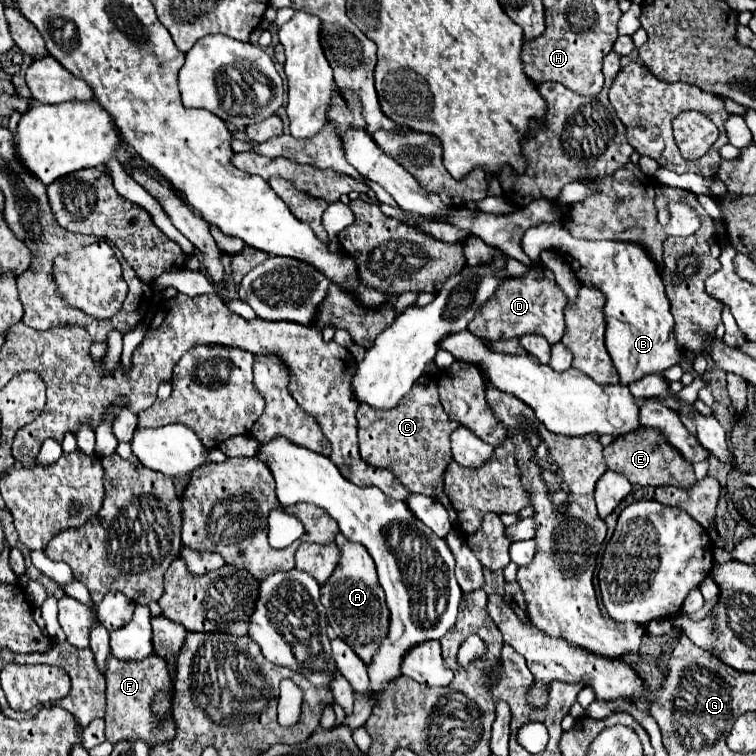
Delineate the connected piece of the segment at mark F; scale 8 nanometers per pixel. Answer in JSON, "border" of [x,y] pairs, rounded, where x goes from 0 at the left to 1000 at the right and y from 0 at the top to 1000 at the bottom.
{"border":[[[201,864],[198,869],[188,874],[159,874],[151,866],[143,866],[140,872],[140,978],[146,983],[159,980],[190,980],[196,988],[206,988],[209,983],[222,983],[233,972],[230,951],[209,951],[201,940],[201,927],[206,922],[206,914],[220,914],[228,909],[225,903],[225,888],[222,877]]]}

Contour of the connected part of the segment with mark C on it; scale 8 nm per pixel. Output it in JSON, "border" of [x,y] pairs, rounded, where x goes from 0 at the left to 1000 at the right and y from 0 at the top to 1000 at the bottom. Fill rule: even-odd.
{"border":[[[563,496],[563,501],[556,501],[556,507],[550,507],[550,512],[545,512],[545,517],[529,528],[529,536],[521,541],[508,541],[500,544],[495,538],[489,538],[487,533],[476,533],[474,546],[474,581],[476,581],[476,602],[481,610],[487,610],[495,618],[508,618],[516,620],[524,634],[545,652],[558,652],[566,657],[579,660],[587,649],[587,626],[593,612],[598,610],[598,594],[595,594],[595,575],[608,565],[603,557],[598,557],[579,528],[579,509],[574,507],[571,499]]]}

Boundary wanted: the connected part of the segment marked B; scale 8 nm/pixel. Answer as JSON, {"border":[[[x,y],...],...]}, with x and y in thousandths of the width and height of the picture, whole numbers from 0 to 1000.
{"border":[[[730,292],[701,300],[693,308],[690,329],[704,343],[704,351],[712,351],[717,329],[741,335],[754,353],[762,356],[770,377],[788,380],[802,390],[802,462],[820,496],[820,507],[831,509],[854,493],[876,493],[886,483],[902,478],[902,464],[889,440],[892,422],[878,388],[870,348],[854,327],[833,319],[759,316],[743,292]]]}

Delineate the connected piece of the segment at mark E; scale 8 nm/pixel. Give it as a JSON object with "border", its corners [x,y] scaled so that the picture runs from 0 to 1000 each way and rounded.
{"border":[[[849,565],[844,573],[836,575],[823,575],[815,578],[804,591],[799,591],[799,607],[804,620],[823,626],[828,634],[833,634],[833,639],[844,639],[844,642],[862,642],[862,644],[873,644],[873,642],[889,642],[897,647],[910,647],[921,639],[915,615],[899,602],[899,597],[889,594],[886,586],[881,586],[881,581],[873,575],[873,570],[868,567],[854,567]]]}

